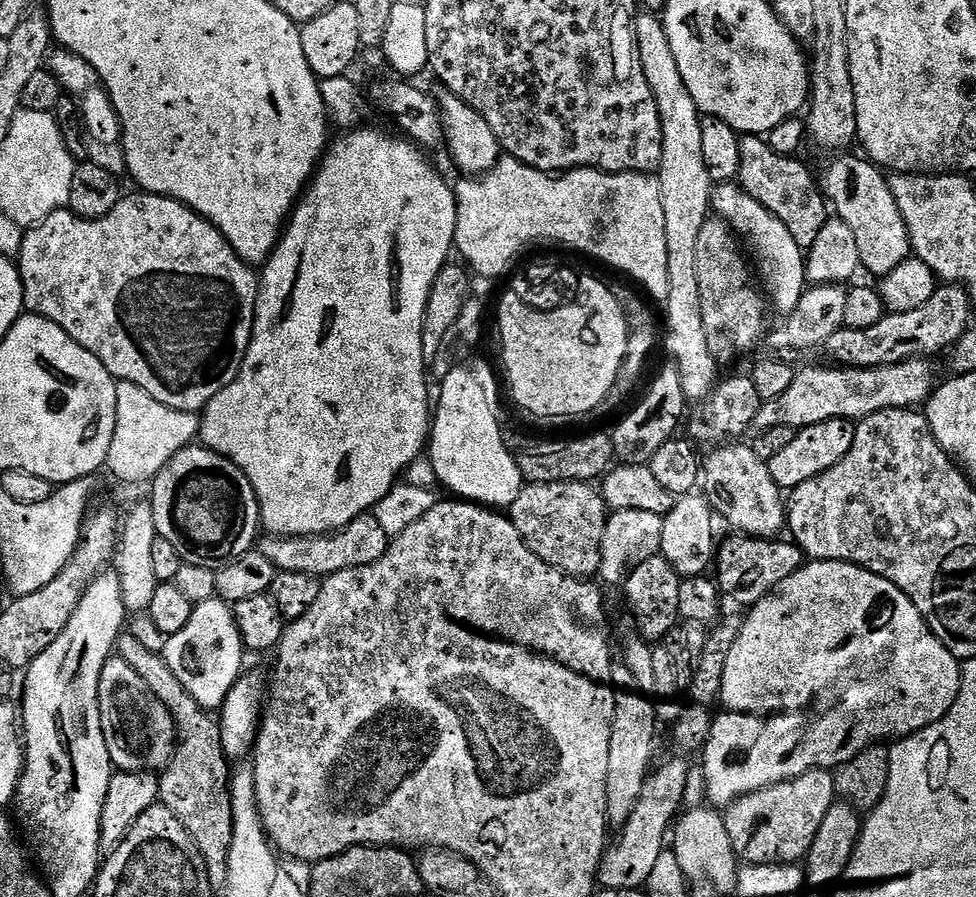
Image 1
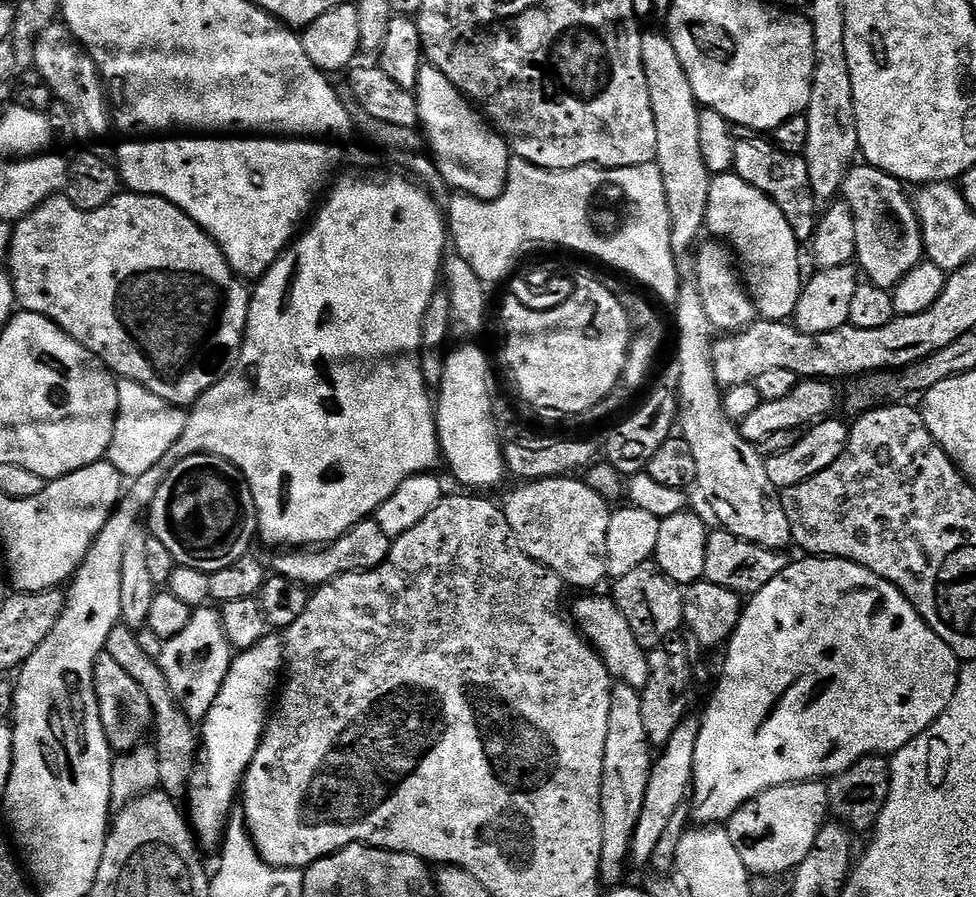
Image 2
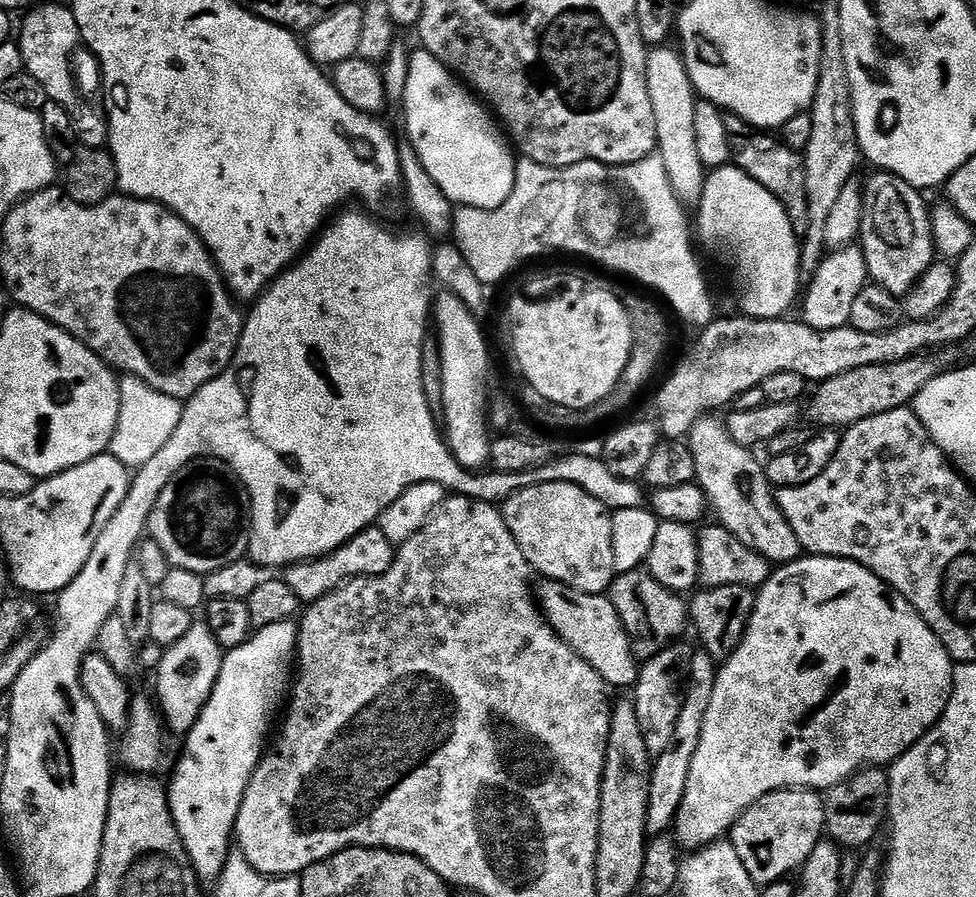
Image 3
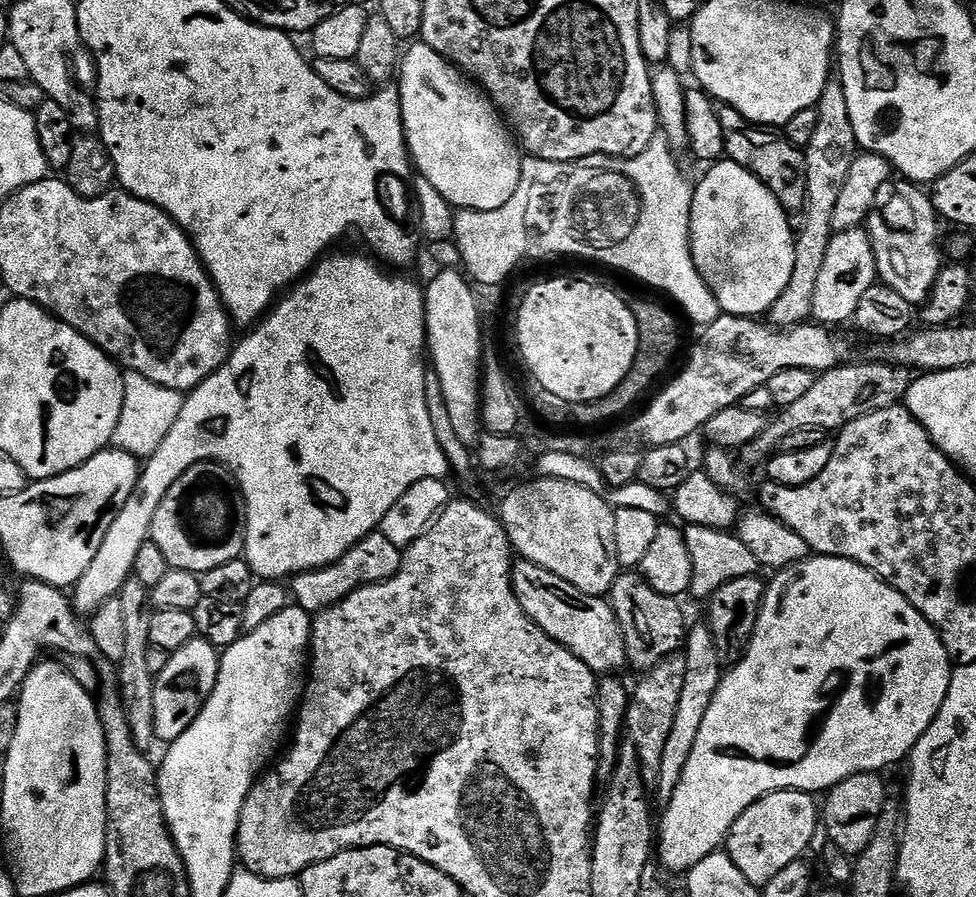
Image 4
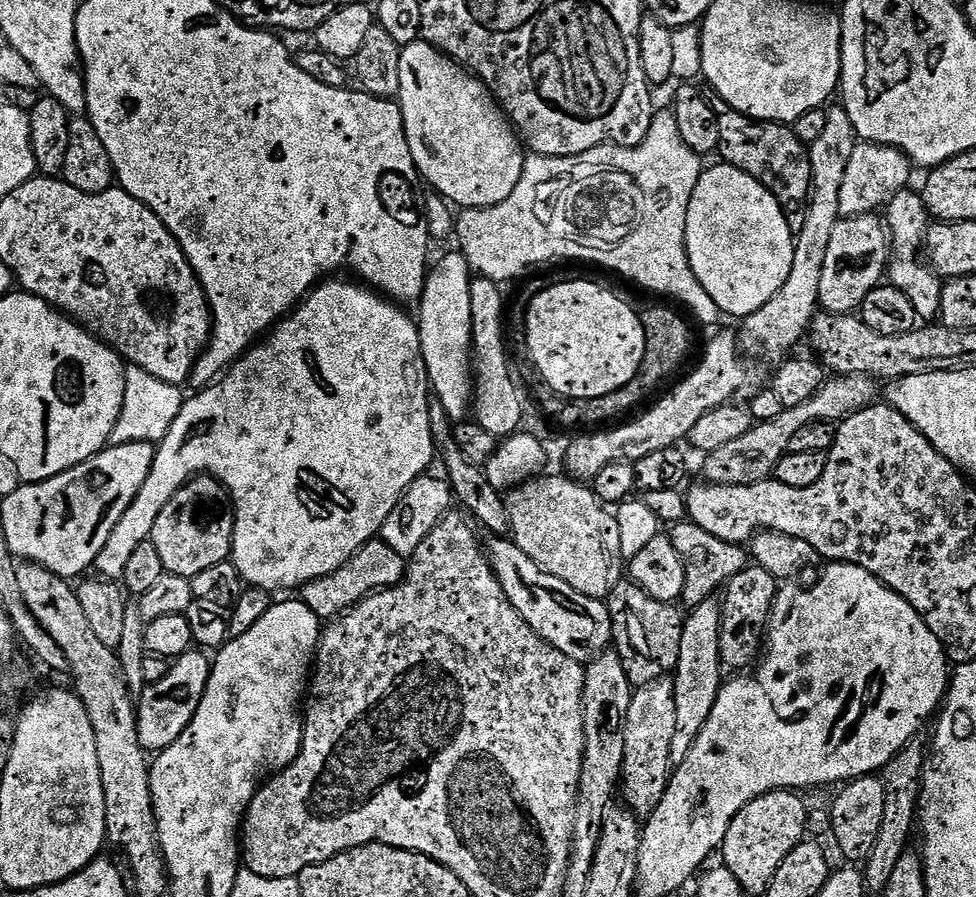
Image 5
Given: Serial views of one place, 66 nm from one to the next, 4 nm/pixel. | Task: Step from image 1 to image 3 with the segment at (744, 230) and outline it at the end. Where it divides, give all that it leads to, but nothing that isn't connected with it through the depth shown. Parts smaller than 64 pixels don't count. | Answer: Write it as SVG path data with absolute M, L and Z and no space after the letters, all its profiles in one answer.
M735 166L714 168L707 173L702 198L698 205L700 213L694 216L694 232L708 248L713 248L726 263L732 264L732 284L736 287L736 296L740 299L739 311L745 316L753 316L755 320L778 320L792 303L797 303L802 292L800 276L802 265L800 262L800 245L798 234L792 229L790 218L786 210L750 174Z

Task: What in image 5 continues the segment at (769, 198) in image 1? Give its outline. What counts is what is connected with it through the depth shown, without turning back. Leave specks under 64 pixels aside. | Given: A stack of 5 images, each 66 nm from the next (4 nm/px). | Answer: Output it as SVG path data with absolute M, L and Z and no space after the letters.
M724 110L720 112L720 125L722 126L722 138L718 149L723 163L733 164L738 170L750 174L762 187L770 190L774 198L780 203L784 216L793 225L799 226L804 220L804 210L808 206L808 195L812 192L812 163L808 157L809 145L802 143L797 138L795 131L787 124L777 124L770 120L751 120L740 112Z

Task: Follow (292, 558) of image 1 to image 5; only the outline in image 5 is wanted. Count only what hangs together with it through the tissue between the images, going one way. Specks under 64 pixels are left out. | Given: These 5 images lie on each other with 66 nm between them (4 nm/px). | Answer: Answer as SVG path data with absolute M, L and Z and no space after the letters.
M379 538L366 542L356 551L346 563L338 570L326 574L322 578L314 578L314 582L306 582L299 589L298 599L314 614L318 614L321 622L331 622L338 616L349 612L359 602L365 600L368 595L380 591L381 588L393 588L404 580L408 572L408 560L398 550L386 546L386 542Z

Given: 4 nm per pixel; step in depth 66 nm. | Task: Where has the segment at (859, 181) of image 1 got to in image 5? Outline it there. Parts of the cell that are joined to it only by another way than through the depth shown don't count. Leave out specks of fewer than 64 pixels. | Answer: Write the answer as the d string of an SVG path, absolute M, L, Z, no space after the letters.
M905 190L896 193L886 205L886 228L890 233L890 259L886 269L887 279L891 287L906 294L914 306L917 317L924 322L932 322L940 315L942 306L942 290L944 284L941 277L931 272L926 265L920 261L920 248L925 247L930 217L924 209L924 198L919 191Z

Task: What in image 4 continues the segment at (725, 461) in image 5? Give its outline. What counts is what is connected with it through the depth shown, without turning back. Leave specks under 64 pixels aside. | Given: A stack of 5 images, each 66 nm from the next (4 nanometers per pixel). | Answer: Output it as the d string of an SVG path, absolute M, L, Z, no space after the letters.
M845 362L836 368L819 373L814 386L810 386L810 391L799 402L783 408L779 413L780 417L777 420L773 419L761 436L744 447L743 463L745 465L758 463L760 452L775 453L783 445L784 440L790 438L790 434L794 434L794 430L823 430L825 434L836 434L841 428L866 414L897 407L907 397L914 379L913 369L887 362L852 363Z

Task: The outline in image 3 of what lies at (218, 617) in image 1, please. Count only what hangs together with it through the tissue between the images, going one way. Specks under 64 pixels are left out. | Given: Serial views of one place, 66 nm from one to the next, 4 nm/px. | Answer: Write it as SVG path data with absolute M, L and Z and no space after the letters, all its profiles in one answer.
M193 626L190 634L185 634L182 642L174 642L174 646L165 651L162 666L155 669L158 708L162 713L163 723L167 731L187 734L198 722L214 686L218 682L220 667L226 652L214 638L214 634L206 626Z

